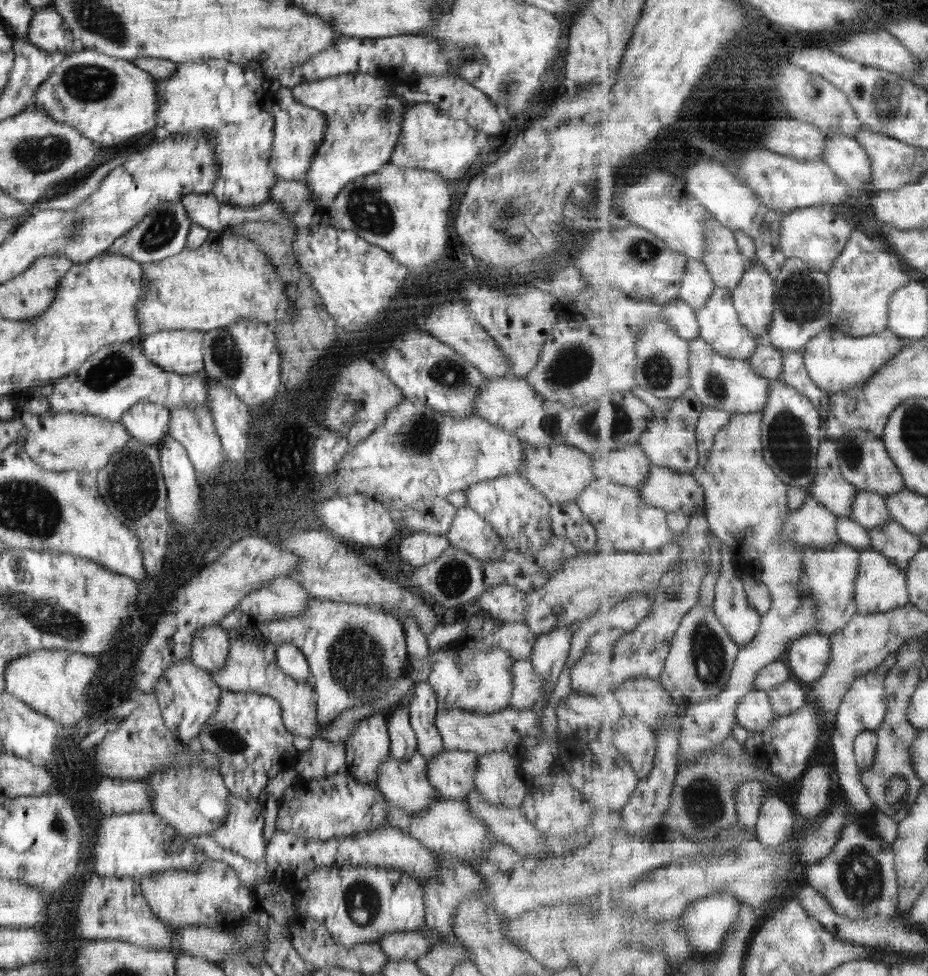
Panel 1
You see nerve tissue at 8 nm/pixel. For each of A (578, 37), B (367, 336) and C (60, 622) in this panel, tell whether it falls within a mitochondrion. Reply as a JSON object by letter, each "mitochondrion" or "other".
{"A":"other","B":"other","C":"mitochondrion"}

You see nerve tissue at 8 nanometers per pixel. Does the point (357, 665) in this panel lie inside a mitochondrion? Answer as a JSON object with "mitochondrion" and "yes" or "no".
{"mitochondrion":"yes"}

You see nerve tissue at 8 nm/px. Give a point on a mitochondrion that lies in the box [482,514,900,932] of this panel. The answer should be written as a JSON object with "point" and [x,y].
{"point":[861,876]}

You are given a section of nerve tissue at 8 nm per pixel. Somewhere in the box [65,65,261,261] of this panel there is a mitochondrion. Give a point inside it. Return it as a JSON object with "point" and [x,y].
{"point":[164,226]}

